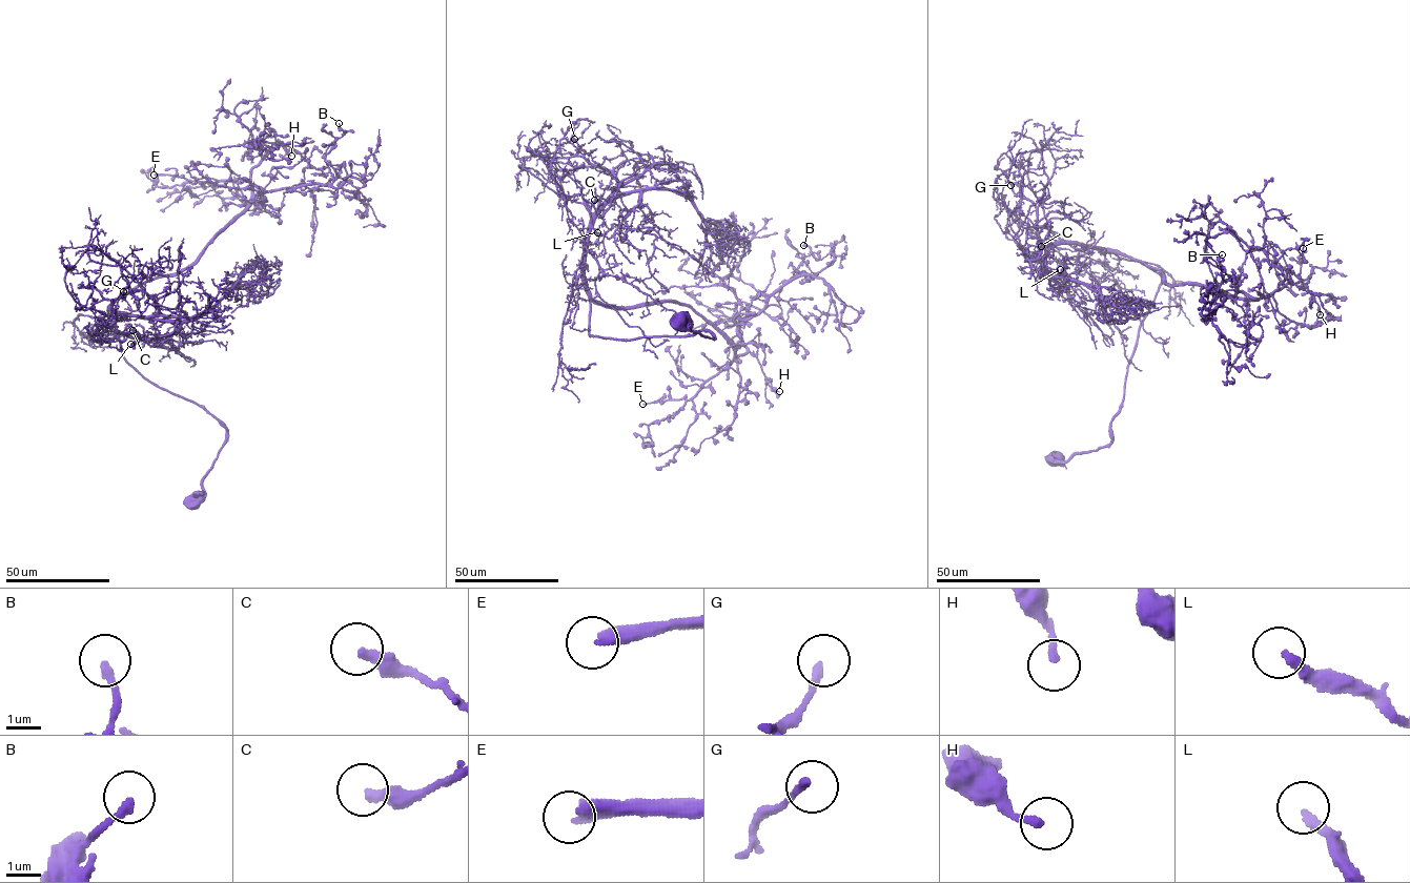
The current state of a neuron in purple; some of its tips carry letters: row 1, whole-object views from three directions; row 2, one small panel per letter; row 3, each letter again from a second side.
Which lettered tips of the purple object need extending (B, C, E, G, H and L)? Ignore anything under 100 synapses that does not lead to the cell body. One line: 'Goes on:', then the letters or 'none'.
Goes on: E

